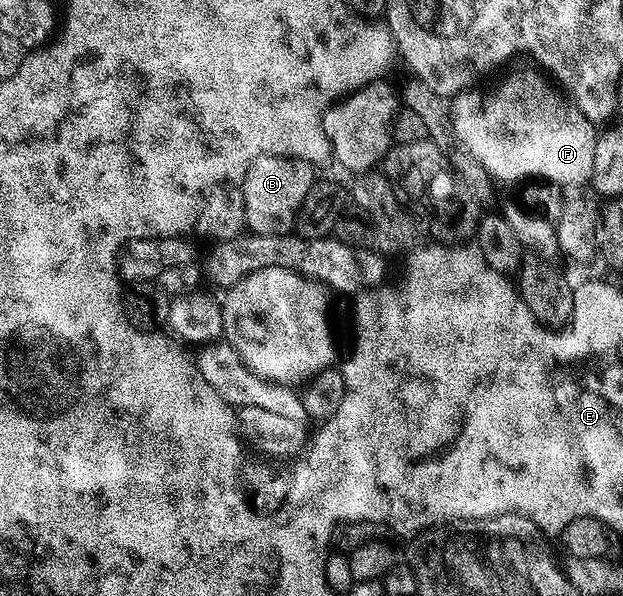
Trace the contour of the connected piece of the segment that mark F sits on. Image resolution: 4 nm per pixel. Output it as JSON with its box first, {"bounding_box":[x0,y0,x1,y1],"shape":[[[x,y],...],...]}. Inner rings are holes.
{"bounding_box":[448,69,595,188],"shape":[[[541,69],[514,70],[498,82],[495,90],[483,96],[478,88],[455,94],[448,106],[448,125],[463,151],[469,154],[491,179],[517,184],[527,178],[547,178],[563,188],[574,186],[591,177],[593,173],[595,125],[587,121],[570,101],[552,85],[551,79]]]}

